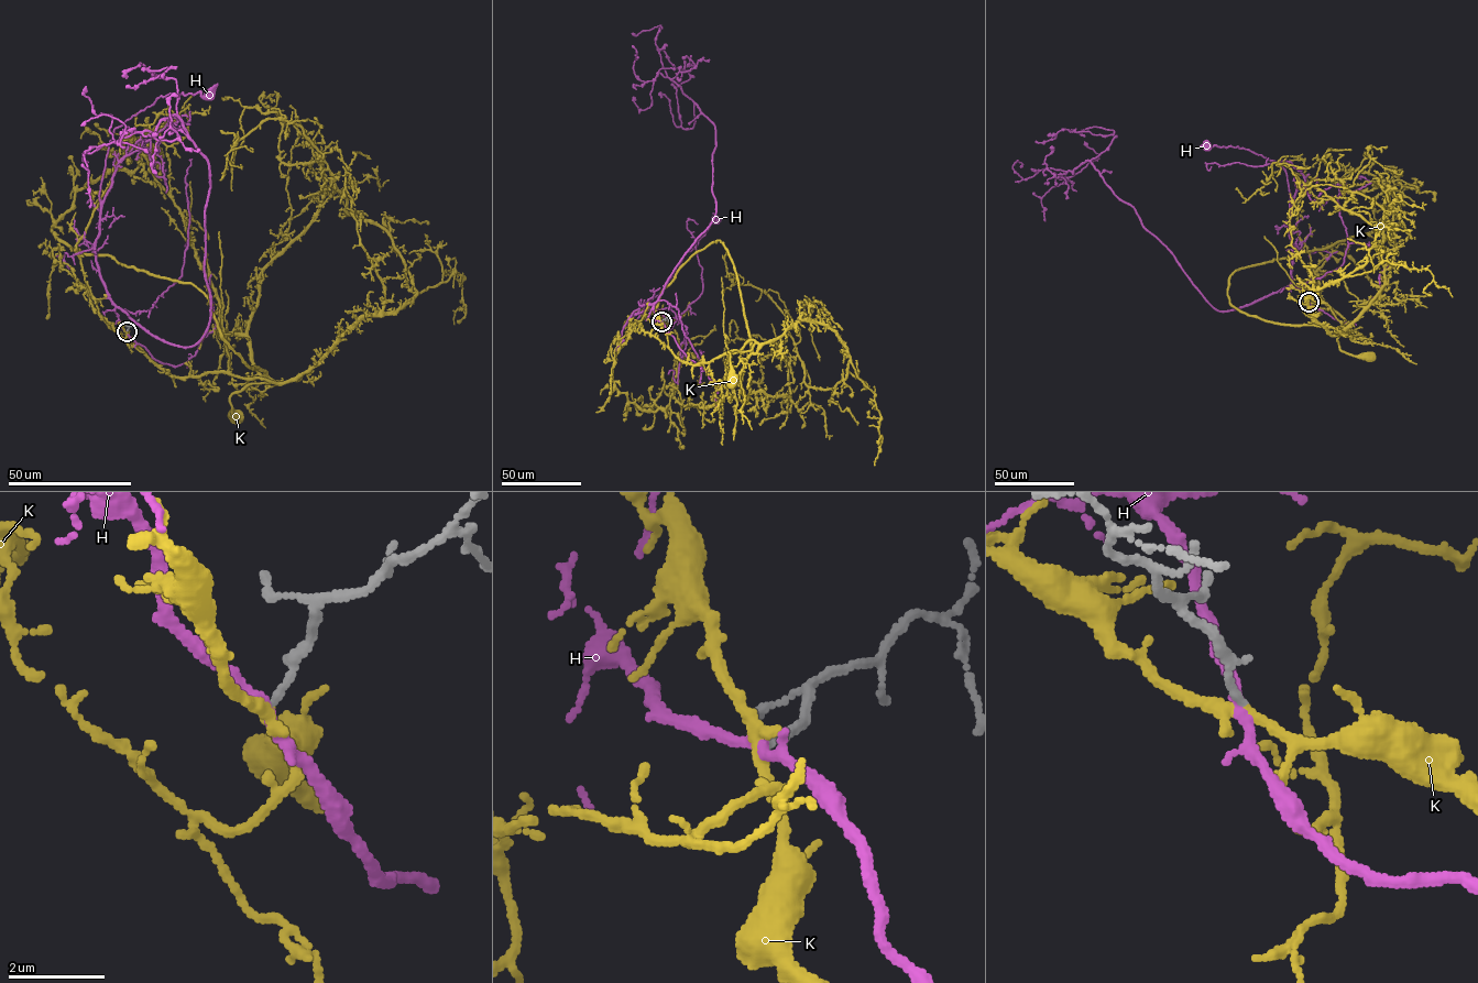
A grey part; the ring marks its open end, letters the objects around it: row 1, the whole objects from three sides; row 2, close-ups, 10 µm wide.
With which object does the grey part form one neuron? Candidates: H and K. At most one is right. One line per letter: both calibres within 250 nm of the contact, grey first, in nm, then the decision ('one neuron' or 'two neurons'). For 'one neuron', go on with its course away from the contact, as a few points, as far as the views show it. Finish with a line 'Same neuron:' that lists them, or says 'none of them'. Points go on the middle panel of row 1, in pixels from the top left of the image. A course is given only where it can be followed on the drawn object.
H: 150/200 nm | two neurons
K: 150/240 nm | one neuron | via (661, 321), (670, 350), (690, 364), (736, 352), (753, 340), (751, 350), (729, 352), (732, 381)
Same neuron: K

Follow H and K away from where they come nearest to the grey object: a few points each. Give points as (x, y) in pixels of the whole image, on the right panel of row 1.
H: (1309, 302), (1305, 294), (1291, 285), (1293, 243), (1285, 170), (1276, 162), (1244, 148), (1206, 146)
K: (1309, 302), (1346, 321), (1351, 330), (1327, 332), (1338, 335), (1339, 348), (1368, 355)

